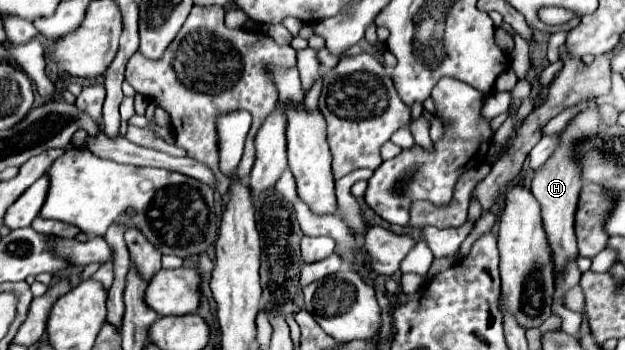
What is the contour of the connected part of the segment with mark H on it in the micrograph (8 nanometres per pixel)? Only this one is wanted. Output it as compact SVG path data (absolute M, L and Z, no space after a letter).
M587 109L587 111L579 113L569 123L569 127L563 131L559 149L553 153L553 157L547 161L547 165L543 169L535 171L535 177L533 177L531 193L535 195L535 199L541 205L541 217L543 217L543 227L545 227L545 235L549 241L549 249L551 249L551 261L553 261L555 275L561 275L565 271L567 263L577 261L577 257L579 257L573 221L575 221L575 209L577 209L577 199L579 199L583 181L581 181L581 177L577 177L577 165L573 165L573 141L577 141L577 137L587 137L589 133L597 133L597 129L601 129L601 127L603 125L601 125L595 109Z

